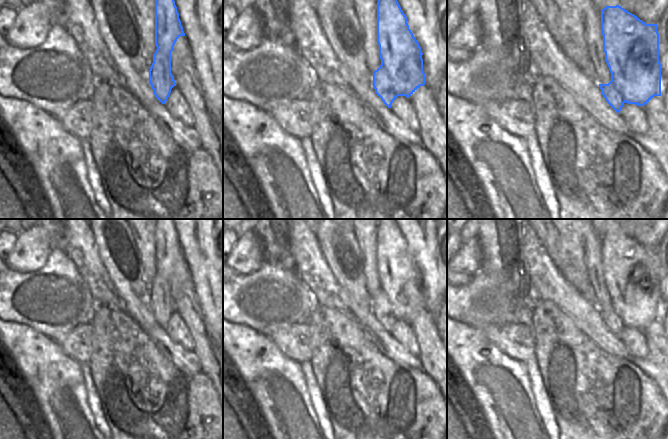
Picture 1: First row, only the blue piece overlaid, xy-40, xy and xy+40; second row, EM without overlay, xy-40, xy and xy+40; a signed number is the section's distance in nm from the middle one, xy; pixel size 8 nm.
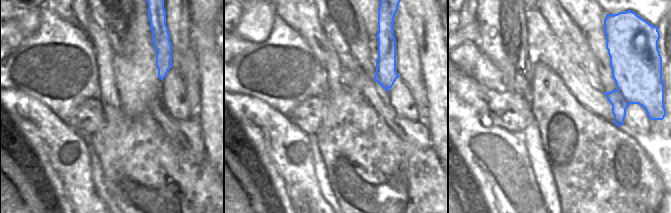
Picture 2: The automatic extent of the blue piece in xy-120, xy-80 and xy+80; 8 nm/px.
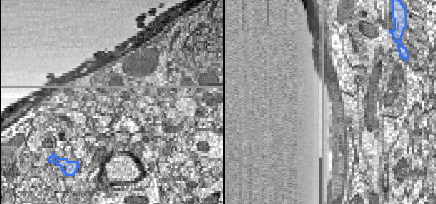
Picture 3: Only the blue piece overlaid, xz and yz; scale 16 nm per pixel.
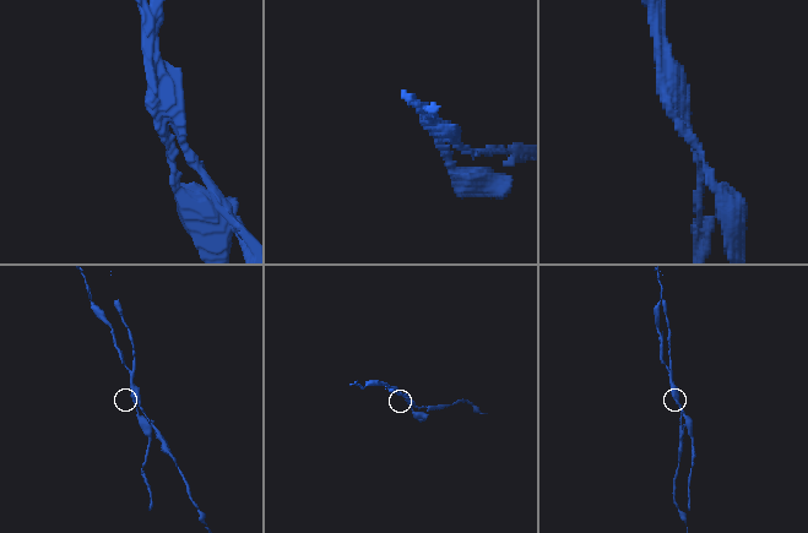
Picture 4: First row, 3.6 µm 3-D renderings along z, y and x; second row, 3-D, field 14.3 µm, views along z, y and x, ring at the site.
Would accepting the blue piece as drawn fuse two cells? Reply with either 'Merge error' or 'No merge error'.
Merge error.

